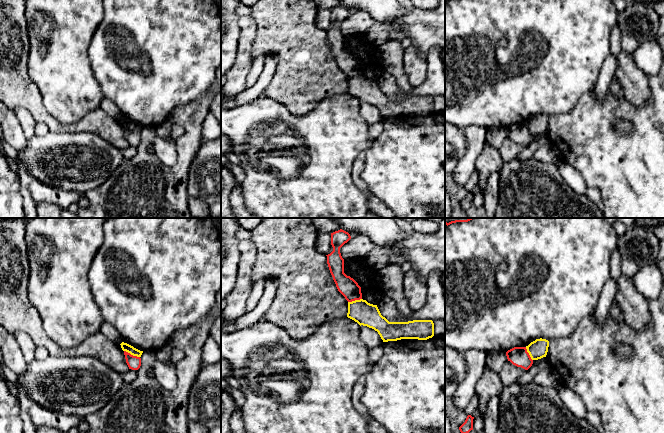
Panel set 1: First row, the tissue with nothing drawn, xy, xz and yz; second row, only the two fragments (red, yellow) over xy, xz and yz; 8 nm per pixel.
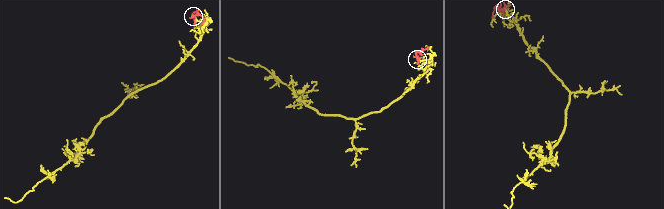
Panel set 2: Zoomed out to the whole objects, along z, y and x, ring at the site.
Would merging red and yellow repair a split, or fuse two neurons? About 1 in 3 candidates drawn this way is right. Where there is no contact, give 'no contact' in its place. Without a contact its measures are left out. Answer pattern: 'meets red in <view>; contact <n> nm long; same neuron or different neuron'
meets red in xy; contact 140 nm long; different neuron

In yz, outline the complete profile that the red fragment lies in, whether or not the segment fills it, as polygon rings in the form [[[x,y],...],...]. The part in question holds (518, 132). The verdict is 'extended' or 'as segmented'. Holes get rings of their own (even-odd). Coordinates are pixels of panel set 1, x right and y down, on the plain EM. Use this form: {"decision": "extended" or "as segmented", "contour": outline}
{"decision": "as segmented", "contour": [[[514,123],[506,128],[506,132],[513,141],[525,146],[528,146],[533,140],[526,123]]]}

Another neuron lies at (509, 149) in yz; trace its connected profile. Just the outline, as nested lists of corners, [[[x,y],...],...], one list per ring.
[[[507,137],[501,147],[499,148],[499,153],[504,161],[509,161],[515,159],[517,155],[525,148],[526,146],[513,141],[510,137]]]

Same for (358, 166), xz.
[[[365,151],[361,152],[354,161],[352,167],[352,180],[353,183],[365,194],[369,194],[369,189],[365,182],[361,178],[361,173],[364,170],[364,164],[366,161],[366,153]]]

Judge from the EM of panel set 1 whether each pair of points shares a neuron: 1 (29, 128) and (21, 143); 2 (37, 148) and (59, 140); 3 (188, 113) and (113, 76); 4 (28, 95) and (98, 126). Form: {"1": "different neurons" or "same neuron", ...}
{"1": "different neurons", "2": "same neuron", "3": "different neurons", "4": "same neuron"}

